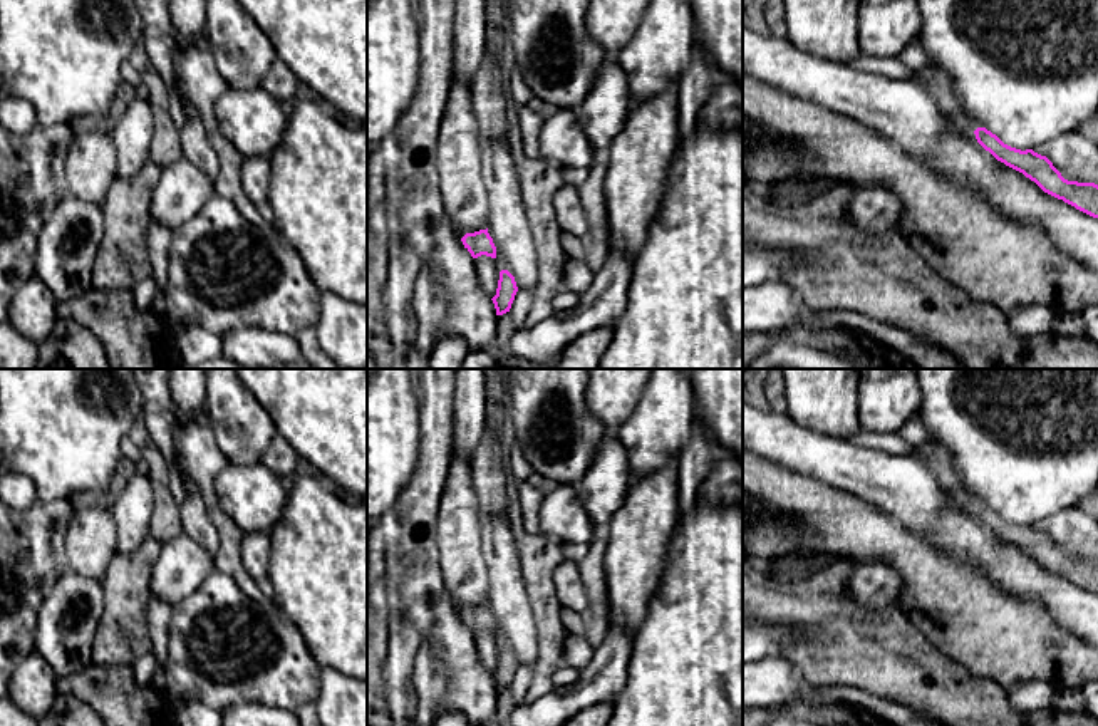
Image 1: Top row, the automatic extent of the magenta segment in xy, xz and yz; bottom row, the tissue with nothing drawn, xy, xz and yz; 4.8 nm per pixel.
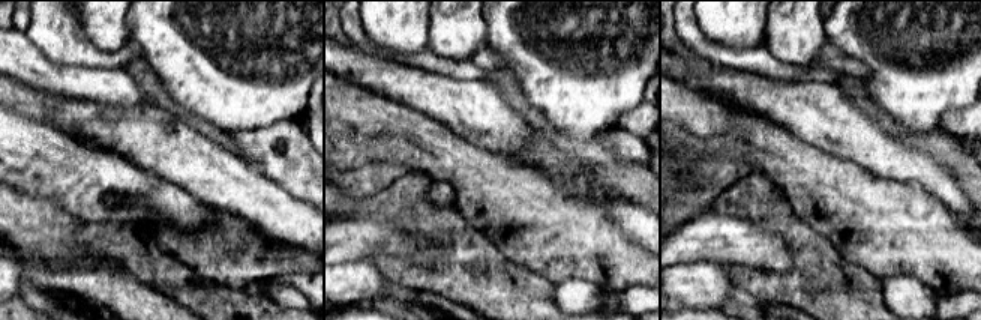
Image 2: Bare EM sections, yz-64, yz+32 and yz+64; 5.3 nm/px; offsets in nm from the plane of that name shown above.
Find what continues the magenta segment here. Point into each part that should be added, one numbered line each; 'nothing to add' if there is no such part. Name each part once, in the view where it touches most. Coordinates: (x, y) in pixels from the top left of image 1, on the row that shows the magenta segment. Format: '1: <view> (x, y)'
1: yz (934, 81)

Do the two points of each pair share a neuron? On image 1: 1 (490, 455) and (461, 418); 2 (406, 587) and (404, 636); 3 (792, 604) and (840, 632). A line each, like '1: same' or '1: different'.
1: different
2: different
3: same

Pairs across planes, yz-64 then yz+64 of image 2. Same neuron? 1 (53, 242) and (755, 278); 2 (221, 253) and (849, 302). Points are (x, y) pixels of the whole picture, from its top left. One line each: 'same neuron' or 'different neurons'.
1: same neuron
2: different neurons

